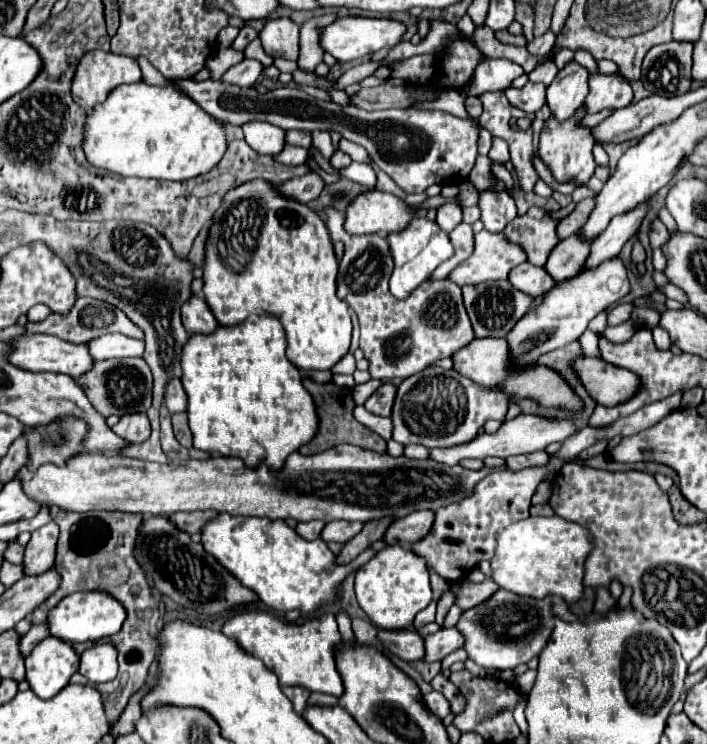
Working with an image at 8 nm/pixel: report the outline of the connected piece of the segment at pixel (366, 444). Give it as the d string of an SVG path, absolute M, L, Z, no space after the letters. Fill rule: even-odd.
M303 378L303 386L305 390L313 396L315 400L315 408L317 408L317 418L319 418L319 428L317 428L317 434L299 448L301 454L317 454L321 450L327 450L327 448L333 448L333 446L339 446L339 444L353 444L353 446L359 446L359 448L365 448L365 450L375 450L375 452L385 452L385 440L371 432L369 428L365 428L363 424L359 424L355 418L353 418L353 398L351 398L351 390L349 388L341 388L337 386L335 382L327 382L327 384L315 384L311 382L309 378Z

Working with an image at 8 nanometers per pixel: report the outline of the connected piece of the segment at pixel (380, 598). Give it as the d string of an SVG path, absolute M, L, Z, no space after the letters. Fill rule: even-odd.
M385 546L365 566L355 572L355 594L359 606L377 628L401 630L413 624L413 618L423 610L433 594L429 586L429 572L425 558L401 546Z

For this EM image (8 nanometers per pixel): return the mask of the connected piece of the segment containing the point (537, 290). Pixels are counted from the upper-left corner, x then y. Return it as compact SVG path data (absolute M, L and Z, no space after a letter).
M523 262L519 266L515 266L511 272L509 272L509 282L529 294L529 296L541 296L545 292L549 292L553 286L555 286L555 280L539 266L531 266L529 262Z

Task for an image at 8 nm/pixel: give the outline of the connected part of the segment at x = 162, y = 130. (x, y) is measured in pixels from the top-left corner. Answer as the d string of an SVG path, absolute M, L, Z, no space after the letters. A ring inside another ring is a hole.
M121 84L85 118L83 152L93 168L121 176L189 180L209 172L225 154L223 126L171 86Z

